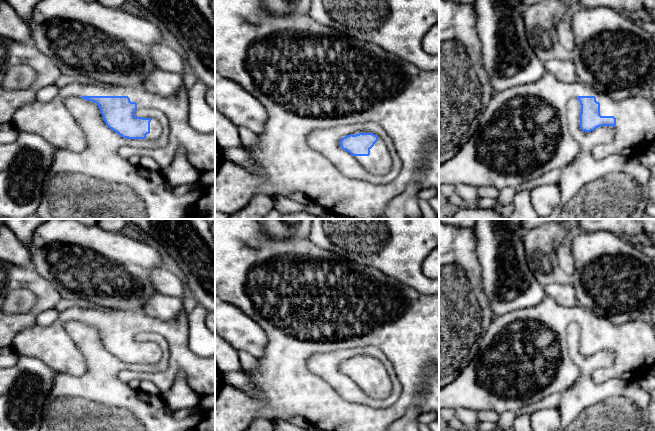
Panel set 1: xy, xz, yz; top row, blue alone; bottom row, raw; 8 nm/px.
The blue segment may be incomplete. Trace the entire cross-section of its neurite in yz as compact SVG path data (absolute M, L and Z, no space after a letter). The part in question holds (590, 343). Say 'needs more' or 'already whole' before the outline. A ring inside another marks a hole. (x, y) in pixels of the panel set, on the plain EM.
needs more; M546 296L536 306L514 310L493 319L487 332L482 336L479 351L475 357L454 381L439 389L439 412L463 408L475 412L494 411L501 415L506 411L517 411L538 403L553 393L565 392L580 376L580 369L569 357L566 339L567 327L573 322L577 322L581 329L580 352L582 355L591 356L602 350L615 352L611 367L596 369L591 374L594 382L602 383L615 378L625 381L639 380L650 374L655 364L655 328L646 317L616 325L598 317L585 307L564 307L553 298Z

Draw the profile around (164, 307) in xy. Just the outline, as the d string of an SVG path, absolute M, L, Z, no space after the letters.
M156 292L146 301L142 311L160 320L174 319L184 311L183 300Z

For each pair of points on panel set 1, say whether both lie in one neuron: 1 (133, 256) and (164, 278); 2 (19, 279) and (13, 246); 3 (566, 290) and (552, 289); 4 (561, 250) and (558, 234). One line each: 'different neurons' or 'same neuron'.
1: different neurons
2: different neurons
3: same neuron
4: different neurons

